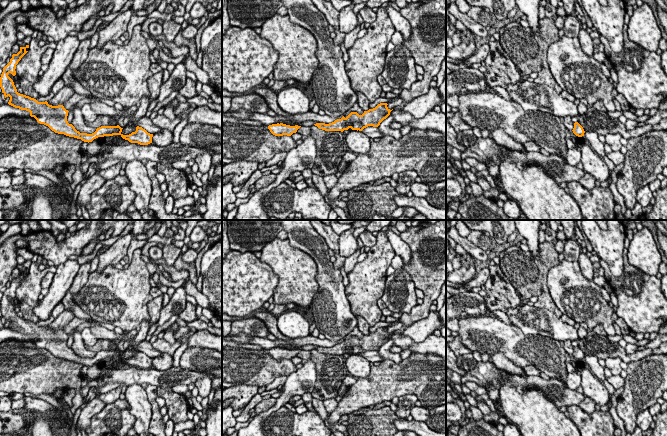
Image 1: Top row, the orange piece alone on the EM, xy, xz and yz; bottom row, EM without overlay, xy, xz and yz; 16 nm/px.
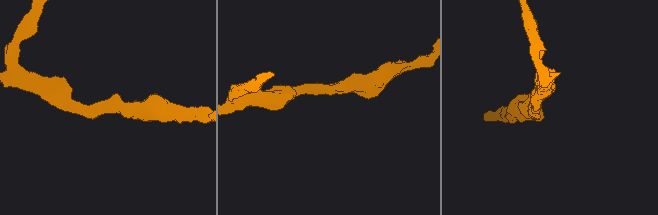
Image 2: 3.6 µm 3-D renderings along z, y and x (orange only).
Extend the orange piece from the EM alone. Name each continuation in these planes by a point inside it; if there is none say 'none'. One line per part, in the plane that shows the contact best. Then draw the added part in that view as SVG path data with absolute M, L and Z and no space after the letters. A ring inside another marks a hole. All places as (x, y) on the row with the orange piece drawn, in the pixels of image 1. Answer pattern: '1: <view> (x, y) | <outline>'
none

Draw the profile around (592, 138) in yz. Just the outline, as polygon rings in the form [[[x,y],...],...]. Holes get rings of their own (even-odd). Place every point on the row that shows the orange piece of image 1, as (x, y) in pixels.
[[[585,131],[584,138],[587,140],[587,143],[600,157],[607,156],[604,144],[599,140],[597,133]]]

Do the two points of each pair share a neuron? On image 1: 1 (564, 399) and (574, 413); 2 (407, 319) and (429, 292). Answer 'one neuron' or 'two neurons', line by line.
1: two neurons
2: one neuron

